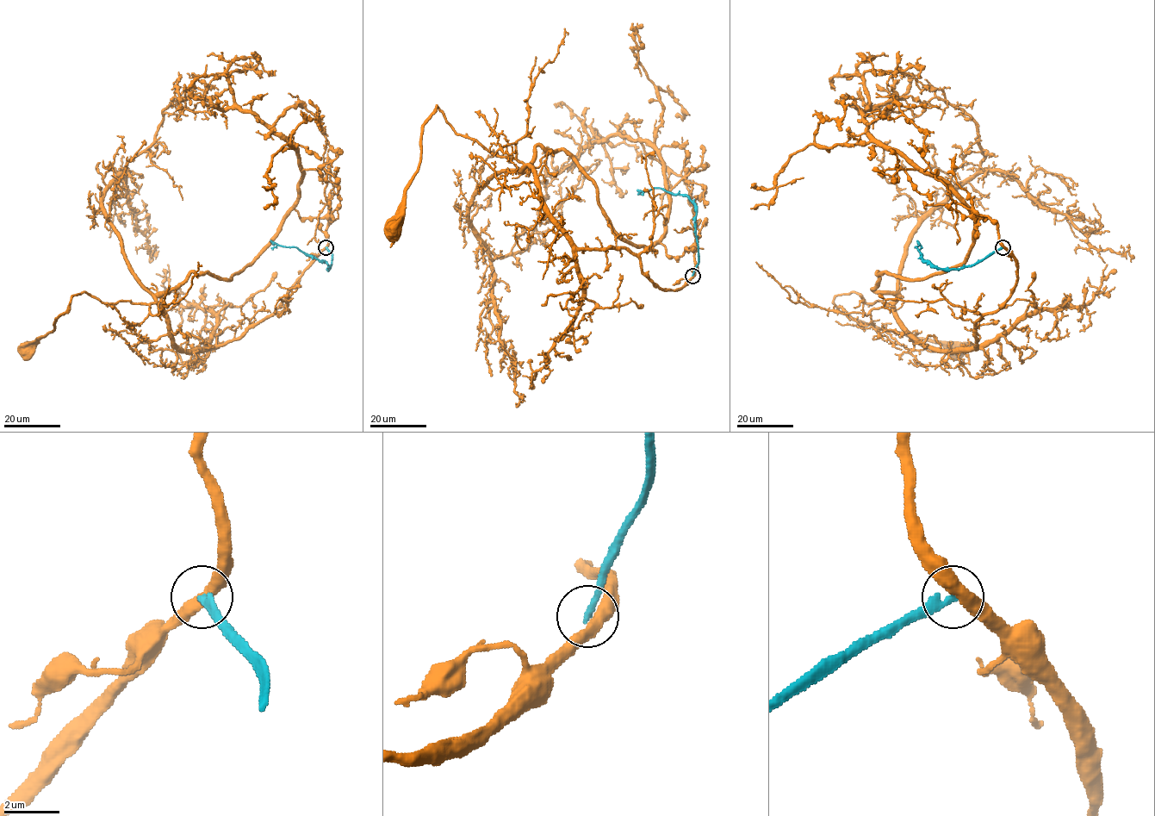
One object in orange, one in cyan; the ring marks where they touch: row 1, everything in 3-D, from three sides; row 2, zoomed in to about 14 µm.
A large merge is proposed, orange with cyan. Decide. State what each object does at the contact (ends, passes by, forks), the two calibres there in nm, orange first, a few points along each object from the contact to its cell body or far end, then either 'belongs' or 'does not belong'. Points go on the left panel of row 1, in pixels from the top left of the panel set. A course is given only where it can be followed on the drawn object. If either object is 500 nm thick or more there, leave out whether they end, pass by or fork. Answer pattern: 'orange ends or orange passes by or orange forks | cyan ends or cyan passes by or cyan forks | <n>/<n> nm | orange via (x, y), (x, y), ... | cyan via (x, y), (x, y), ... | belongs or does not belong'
orange passes by | cyan ends | 440/260 nm | orange via (326, 247), (273, 313), (222, 344), (181, 350), (157, 303), (105, 303), (82, 292), (54, 328), (26, 349) | cyan via (326, 247), (332, 253), (329, 269), (325, 261), (307, 256), (296, 247), (278, 246), (270, 240) | does not belong

